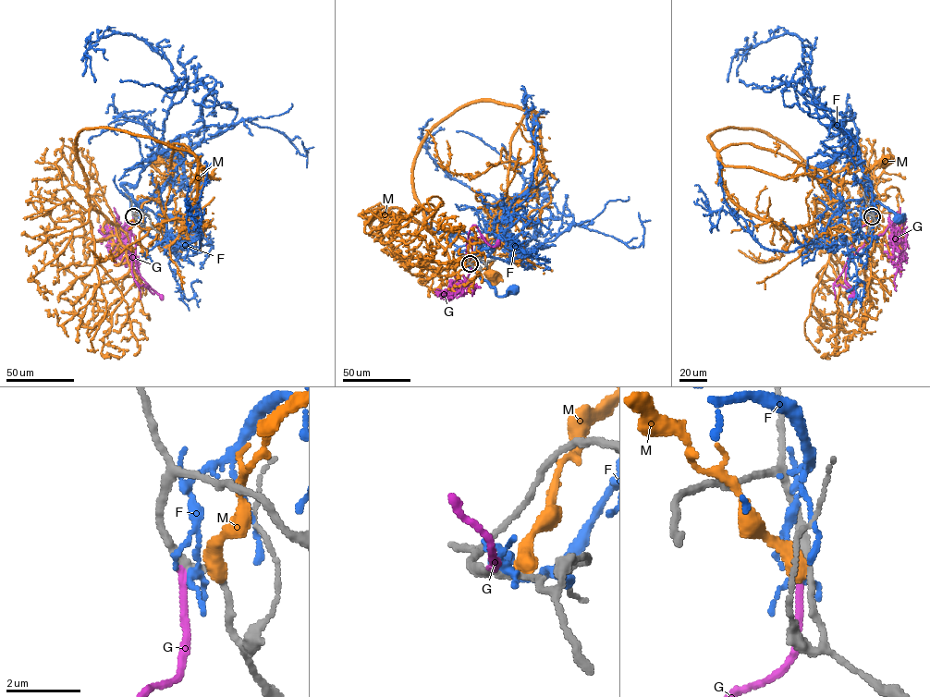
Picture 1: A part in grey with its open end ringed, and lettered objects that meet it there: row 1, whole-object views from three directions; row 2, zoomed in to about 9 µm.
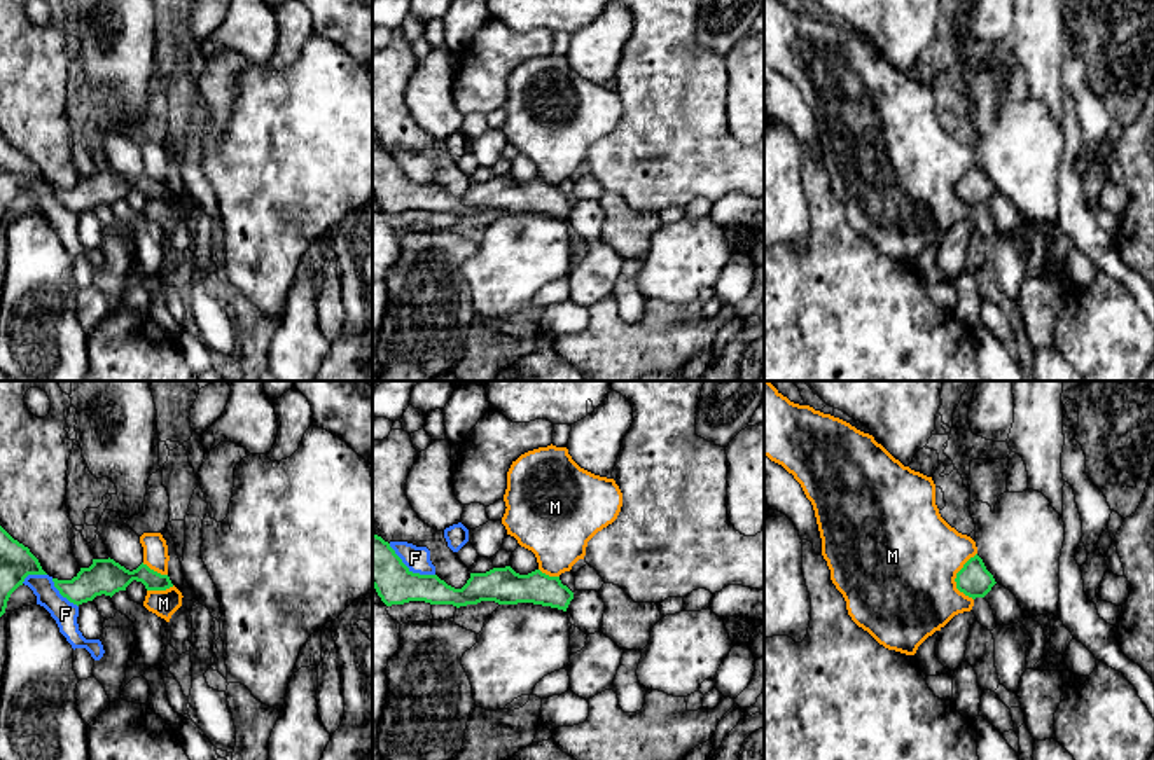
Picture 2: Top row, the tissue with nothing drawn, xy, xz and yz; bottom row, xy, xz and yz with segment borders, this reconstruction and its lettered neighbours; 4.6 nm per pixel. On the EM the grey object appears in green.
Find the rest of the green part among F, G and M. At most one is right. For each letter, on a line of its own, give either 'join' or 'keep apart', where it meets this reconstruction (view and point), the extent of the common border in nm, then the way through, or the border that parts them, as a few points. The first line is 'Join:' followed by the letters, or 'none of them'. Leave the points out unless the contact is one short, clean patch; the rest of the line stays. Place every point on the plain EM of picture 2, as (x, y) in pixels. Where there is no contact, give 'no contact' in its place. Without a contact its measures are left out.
Join: G
F: keep apart | xz (408, 177) | 260 nm
G: join | no contact
M: keep apart | yz (955, 187) | 220 nm | along yz (976, 161), (955, 187), (955, 194), (973, 208)

